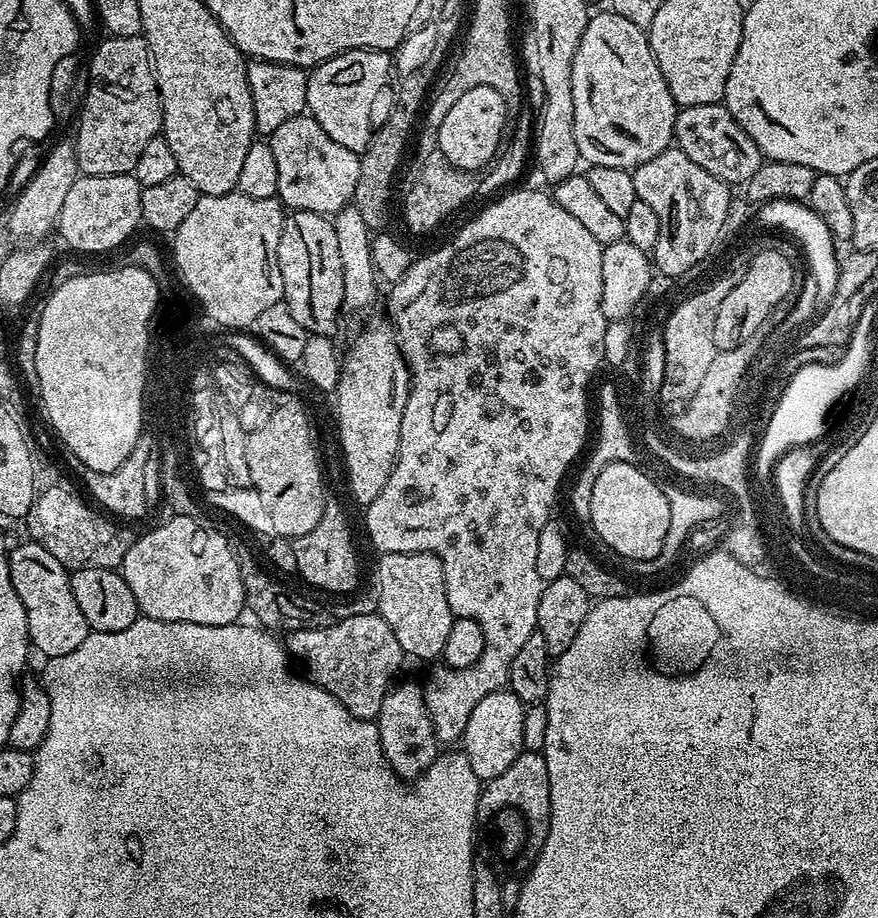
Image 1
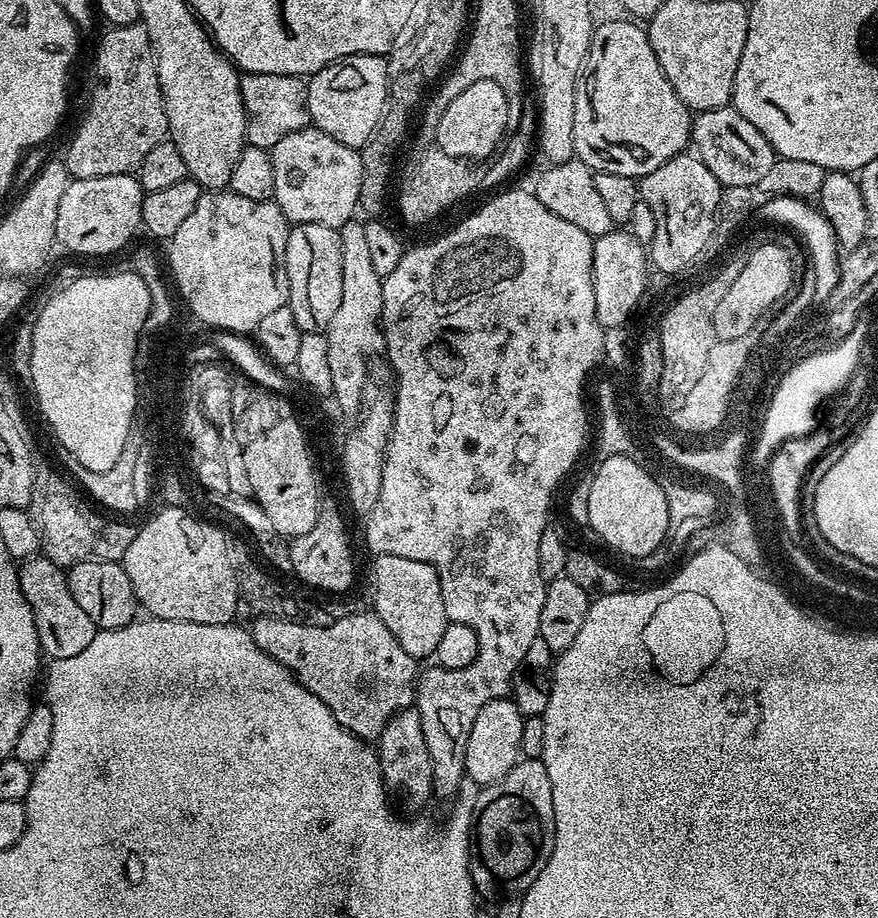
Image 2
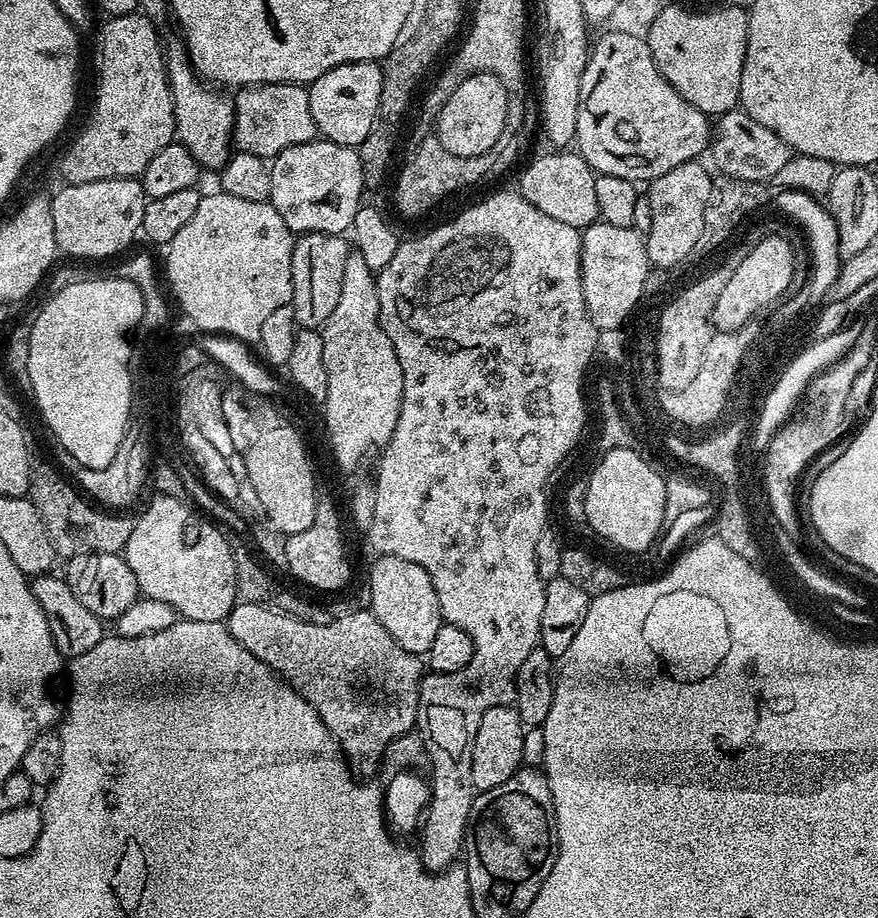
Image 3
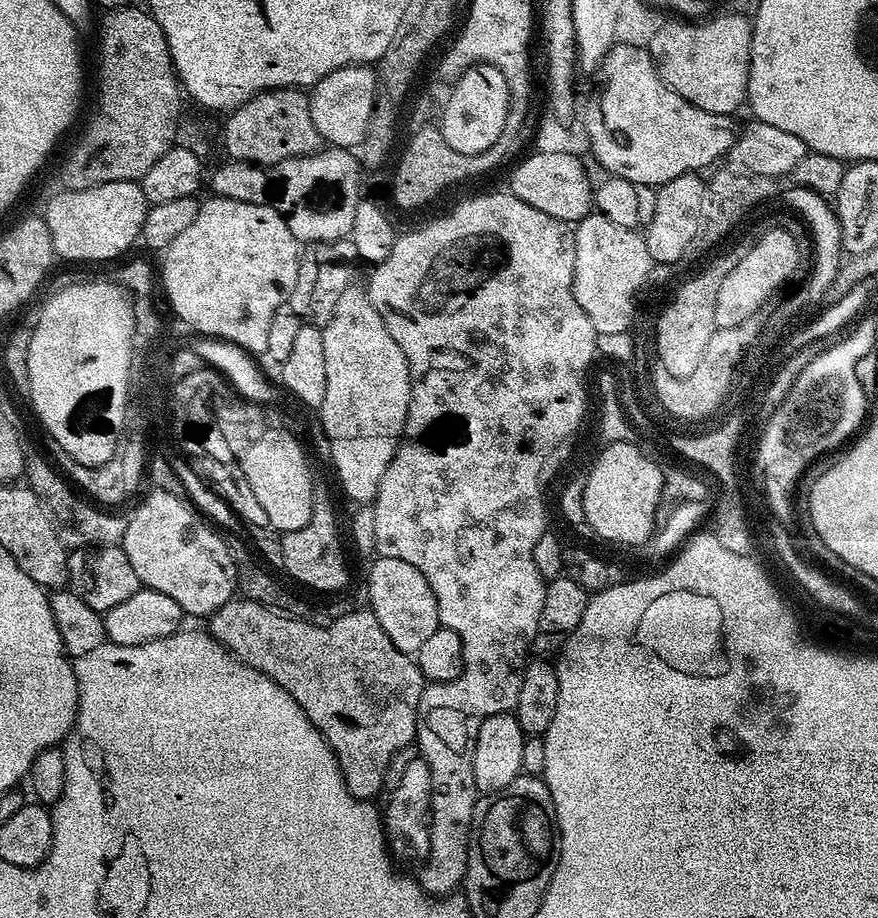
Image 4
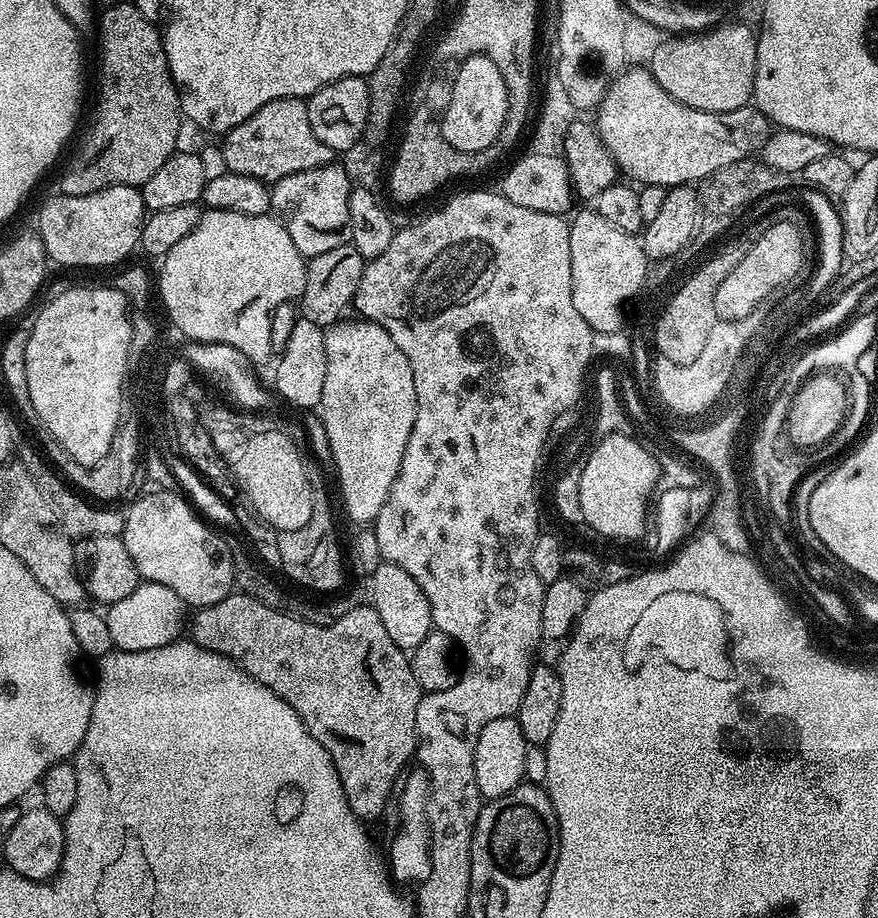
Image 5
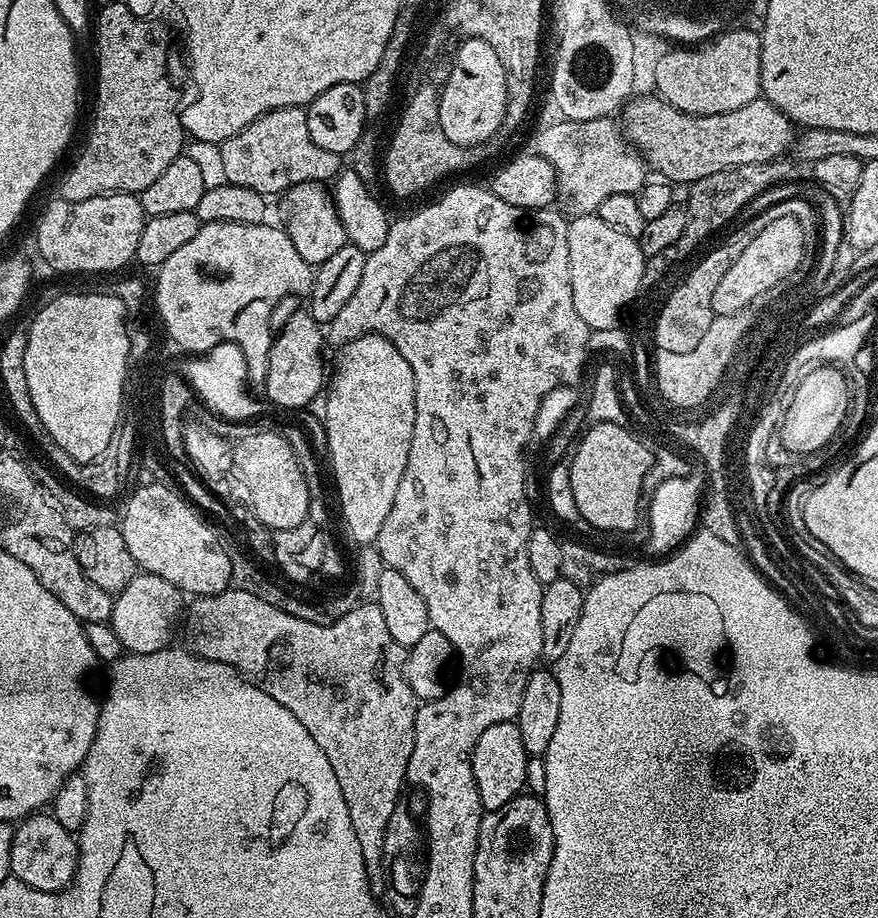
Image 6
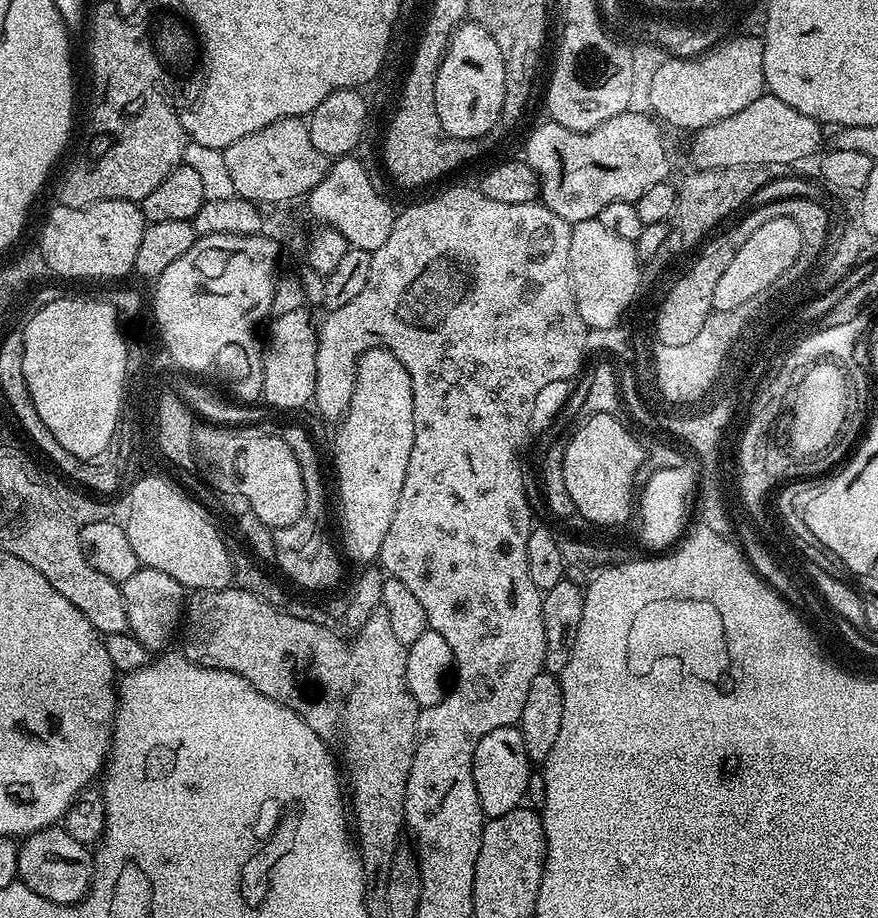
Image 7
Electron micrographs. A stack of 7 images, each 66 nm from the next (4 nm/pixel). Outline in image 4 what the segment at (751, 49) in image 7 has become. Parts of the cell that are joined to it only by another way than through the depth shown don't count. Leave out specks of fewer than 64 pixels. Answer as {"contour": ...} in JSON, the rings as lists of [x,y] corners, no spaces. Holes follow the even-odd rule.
{"contour":[[[728,10],[725,16],[718,15],[699,22],[672,18],[669,24],[660,24],[646,47],[671,92],[682,94],[682,98],[698,106],[698,110],[732,116],[740,107],[745,107],[748,98],[752,22],[747,15],[735,10]]]}

